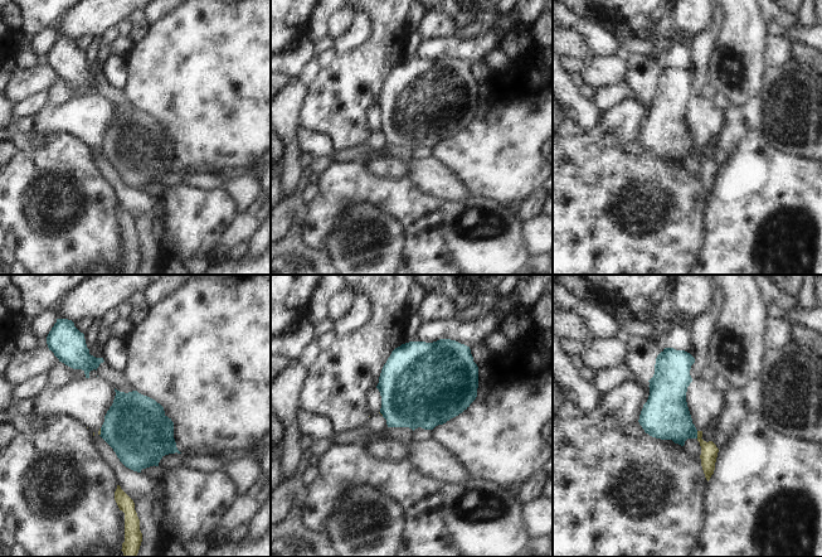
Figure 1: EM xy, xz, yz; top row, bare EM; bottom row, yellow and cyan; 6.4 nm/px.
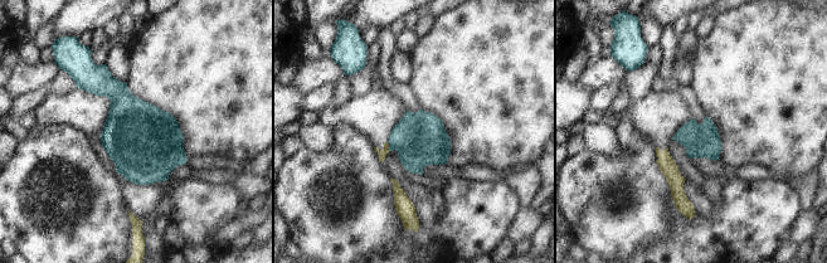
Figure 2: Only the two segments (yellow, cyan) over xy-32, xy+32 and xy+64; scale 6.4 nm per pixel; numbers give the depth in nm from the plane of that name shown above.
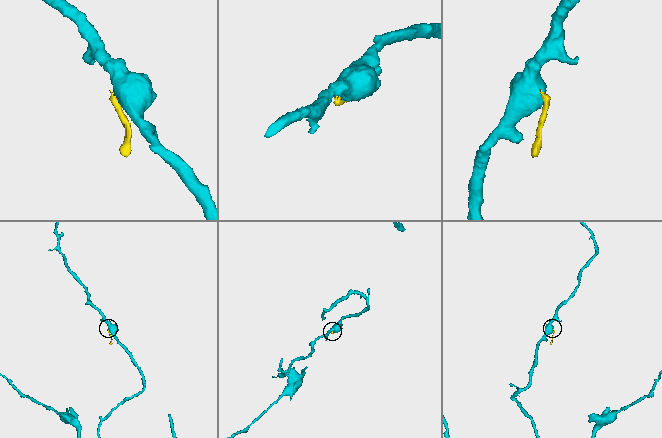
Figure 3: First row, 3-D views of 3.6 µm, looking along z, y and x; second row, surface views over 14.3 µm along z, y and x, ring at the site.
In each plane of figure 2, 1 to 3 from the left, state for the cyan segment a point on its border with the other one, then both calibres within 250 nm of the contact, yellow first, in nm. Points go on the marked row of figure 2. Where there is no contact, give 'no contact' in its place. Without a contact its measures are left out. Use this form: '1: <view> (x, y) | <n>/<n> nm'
1: no contact
2: xy+32 (388, 146) | 50/340 nm
3: no contact

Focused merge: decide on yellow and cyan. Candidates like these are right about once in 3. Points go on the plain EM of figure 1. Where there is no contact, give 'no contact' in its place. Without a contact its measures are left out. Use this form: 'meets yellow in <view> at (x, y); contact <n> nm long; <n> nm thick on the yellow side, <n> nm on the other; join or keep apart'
meets yellow in yz at (698, 153); contact 50 nm long; 110 nm thick on the yellow side, 300 nm on the other; keep apart

